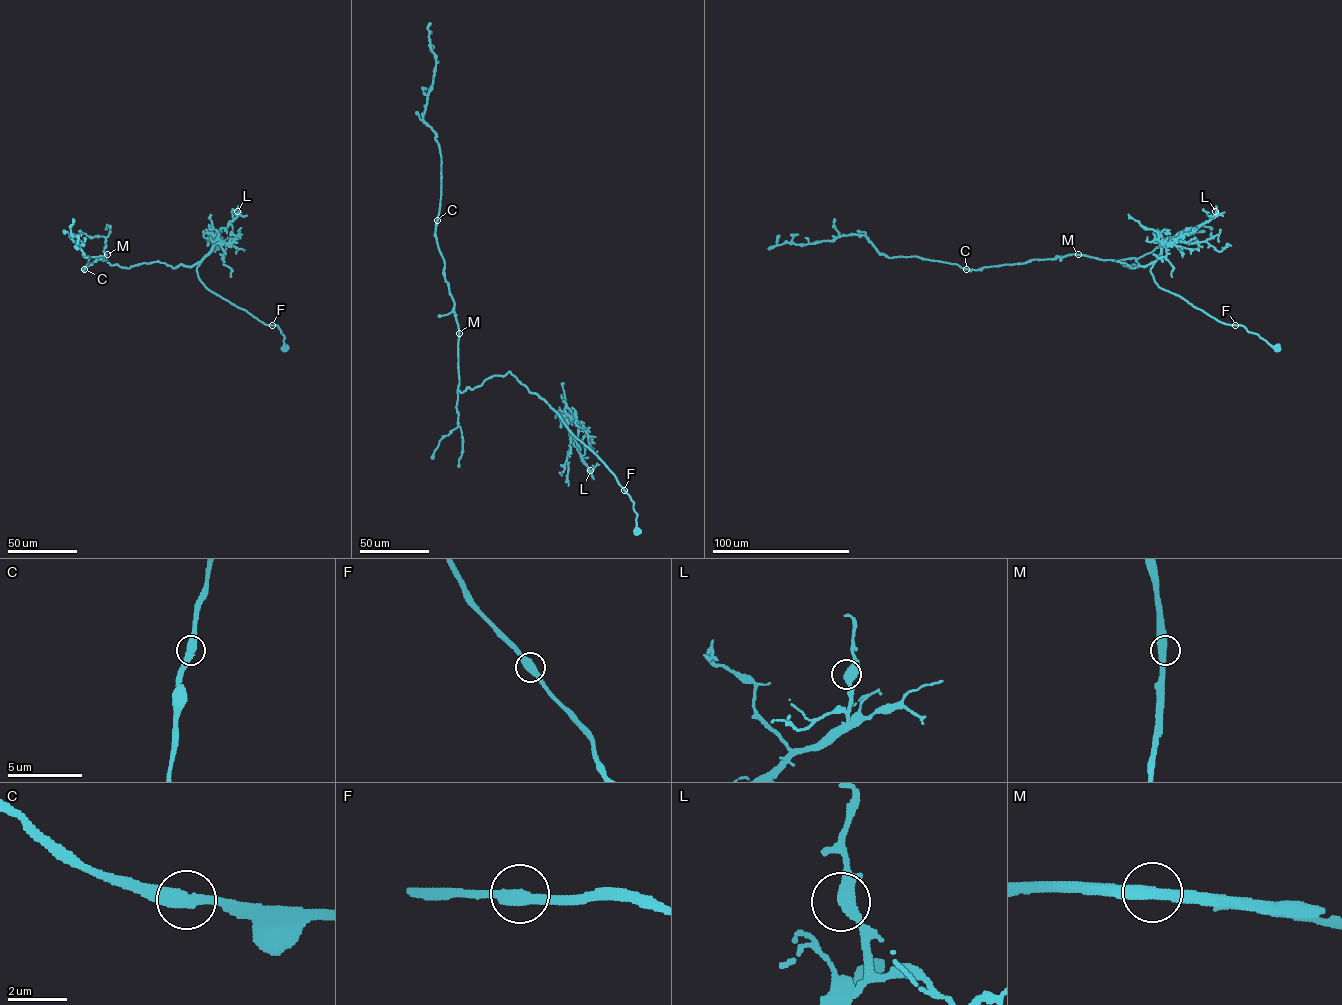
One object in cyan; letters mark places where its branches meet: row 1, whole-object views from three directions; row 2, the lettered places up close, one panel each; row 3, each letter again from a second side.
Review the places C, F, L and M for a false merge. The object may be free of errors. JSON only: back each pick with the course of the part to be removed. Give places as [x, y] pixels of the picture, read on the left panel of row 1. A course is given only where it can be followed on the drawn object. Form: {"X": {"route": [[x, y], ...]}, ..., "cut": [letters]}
{"cut": []}

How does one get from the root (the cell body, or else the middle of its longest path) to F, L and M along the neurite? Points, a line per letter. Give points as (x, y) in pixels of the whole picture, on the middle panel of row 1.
F: (637, 533), (637, 513), (624, 490)
L: (637, 533), (637, 513), (630, 496), (607, 466), (572, 434), (549, 405), (565, 416), (572, 443), (590, 470)
M: (637, 533), (633, 502), (614, 474), (511, 373), (457, 390), (459, 333)

